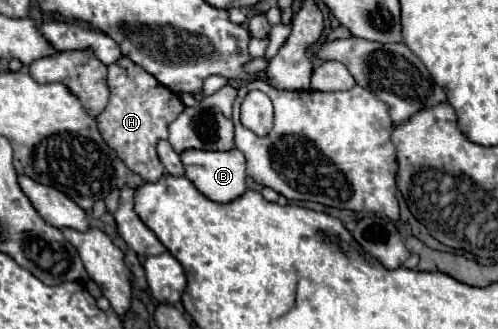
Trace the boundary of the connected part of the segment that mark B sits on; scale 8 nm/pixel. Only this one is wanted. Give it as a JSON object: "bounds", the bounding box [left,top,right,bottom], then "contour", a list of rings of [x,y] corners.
{"bounds":[181,148,247,202],"contour":[[[233,148],[229,152],[187,150],[181,154],[181,160],[183,160],[183,168],[185,168],[185,178],[191,180],[191,184],[213,202],[231,202],[247,190],[247,186],[245,186],[245,178],[247,178],[245,158],[237,148]]]}

